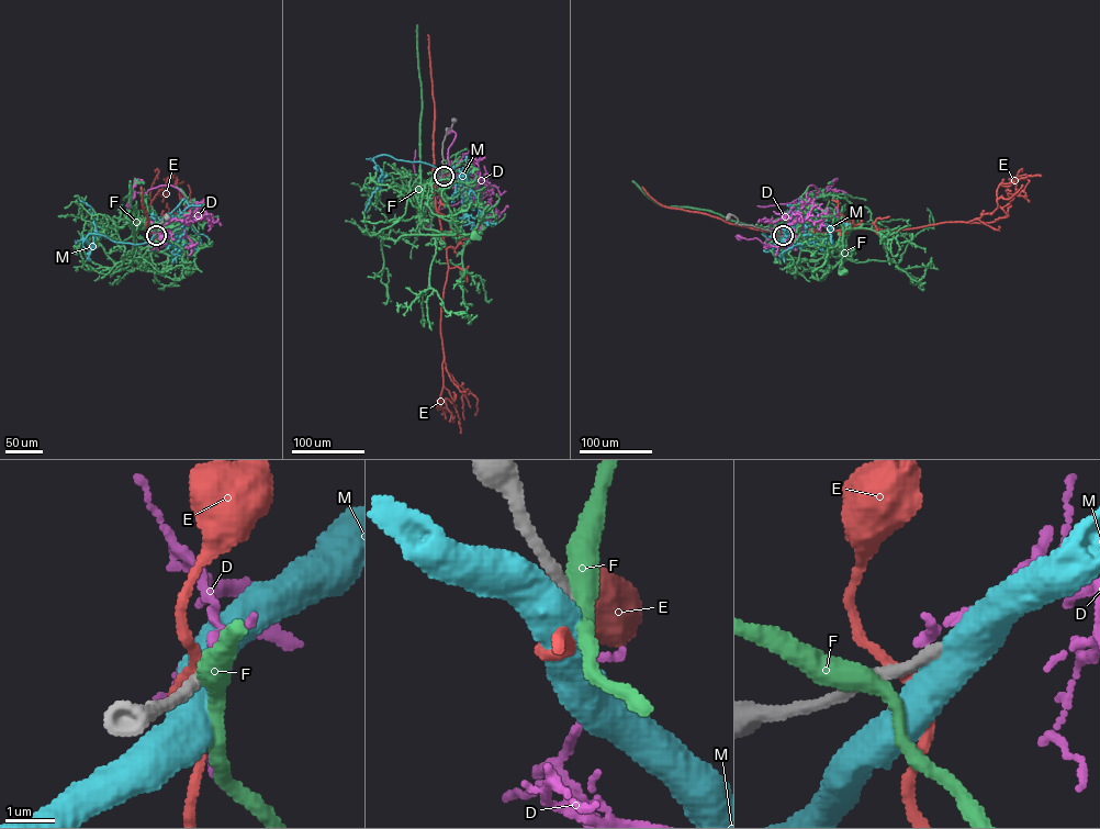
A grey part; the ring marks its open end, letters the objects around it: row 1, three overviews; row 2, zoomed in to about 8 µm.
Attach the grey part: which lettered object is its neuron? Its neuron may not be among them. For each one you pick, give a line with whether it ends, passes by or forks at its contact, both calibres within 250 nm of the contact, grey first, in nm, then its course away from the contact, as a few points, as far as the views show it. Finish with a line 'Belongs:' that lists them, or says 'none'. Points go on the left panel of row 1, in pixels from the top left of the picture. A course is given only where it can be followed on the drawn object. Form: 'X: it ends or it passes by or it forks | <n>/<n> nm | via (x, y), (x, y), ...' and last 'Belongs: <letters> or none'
M: it passes by | 280/650 nm | via (156, 235), (134, 244), (90, 234), (86, 239), (93, 247), (93, 209), (80, 200)
Belongs: M

